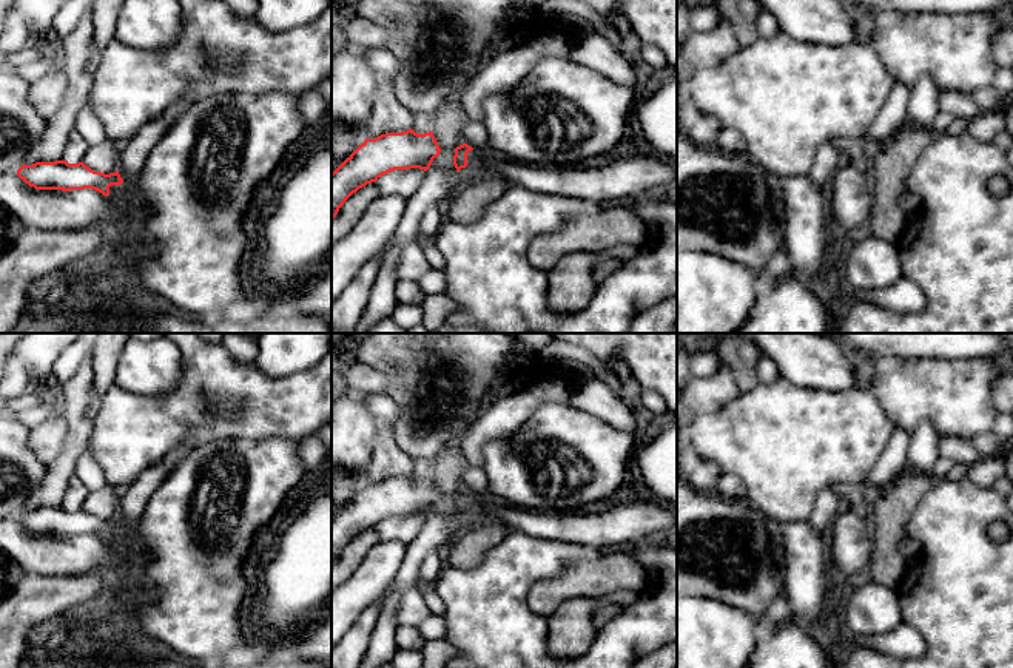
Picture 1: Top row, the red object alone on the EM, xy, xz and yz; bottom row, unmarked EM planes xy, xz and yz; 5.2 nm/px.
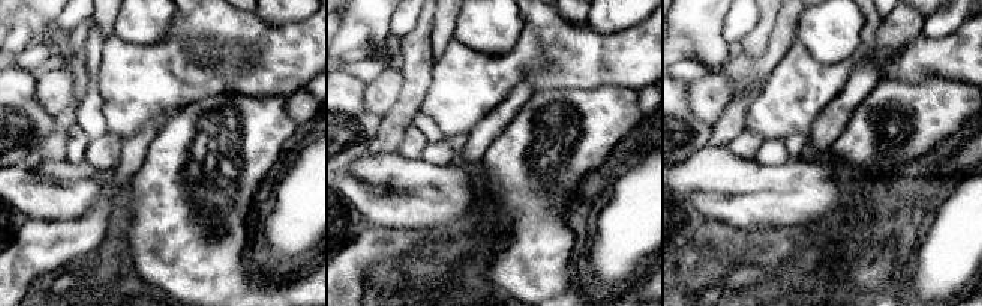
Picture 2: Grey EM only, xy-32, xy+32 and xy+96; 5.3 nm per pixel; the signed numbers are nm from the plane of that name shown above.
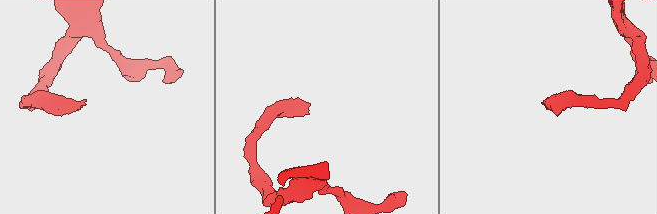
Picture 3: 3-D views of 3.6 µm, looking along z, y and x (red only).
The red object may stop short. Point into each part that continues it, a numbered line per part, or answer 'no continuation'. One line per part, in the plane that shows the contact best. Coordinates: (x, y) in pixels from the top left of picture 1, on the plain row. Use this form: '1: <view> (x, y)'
1: xy (37, 554)

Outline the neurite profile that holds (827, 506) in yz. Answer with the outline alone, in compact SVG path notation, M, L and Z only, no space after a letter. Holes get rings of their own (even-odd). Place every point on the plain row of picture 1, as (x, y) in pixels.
M831 486L823 488L816 495L816 501L808 518L811 528L820 534L831 531L833 523L840 512L840 503L842 500Z

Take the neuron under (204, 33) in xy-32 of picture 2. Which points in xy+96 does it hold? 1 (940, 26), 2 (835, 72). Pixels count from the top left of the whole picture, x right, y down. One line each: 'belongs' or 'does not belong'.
1: does not belong
2: belongs

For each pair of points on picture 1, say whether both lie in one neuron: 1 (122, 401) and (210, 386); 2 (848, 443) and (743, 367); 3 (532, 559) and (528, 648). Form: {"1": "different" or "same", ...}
{"1": "same", "2": "different", "3": "same"}

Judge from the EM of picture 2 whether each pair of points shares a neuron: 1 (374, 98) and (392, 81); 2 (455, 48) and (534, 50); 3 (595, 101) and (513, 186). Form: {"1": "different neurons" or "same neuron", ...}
{"1": "same neuron", "2": "same neuron", "3": "same neuron"}

